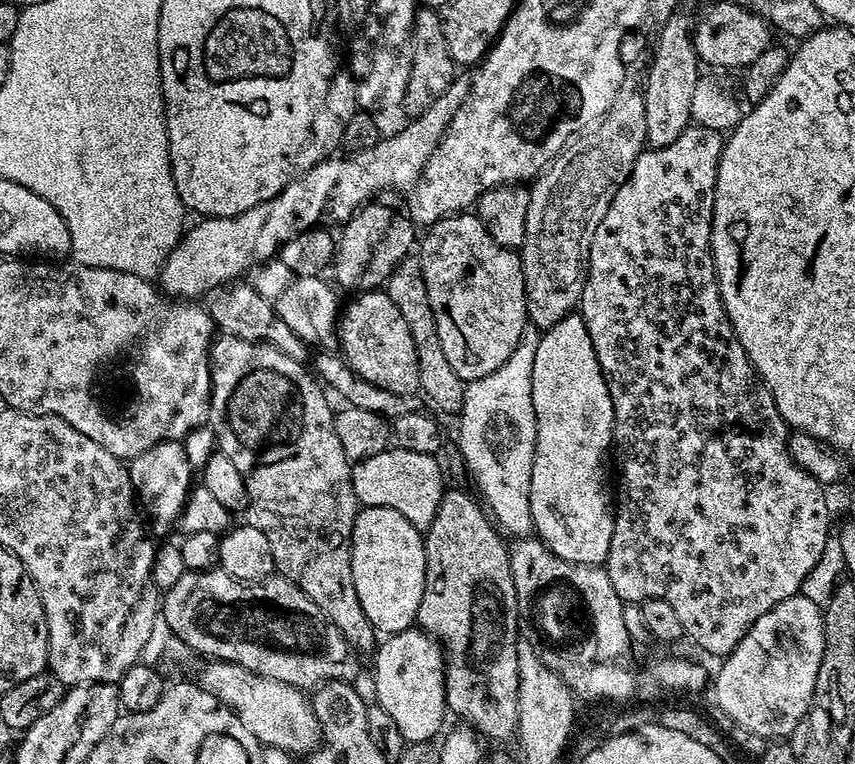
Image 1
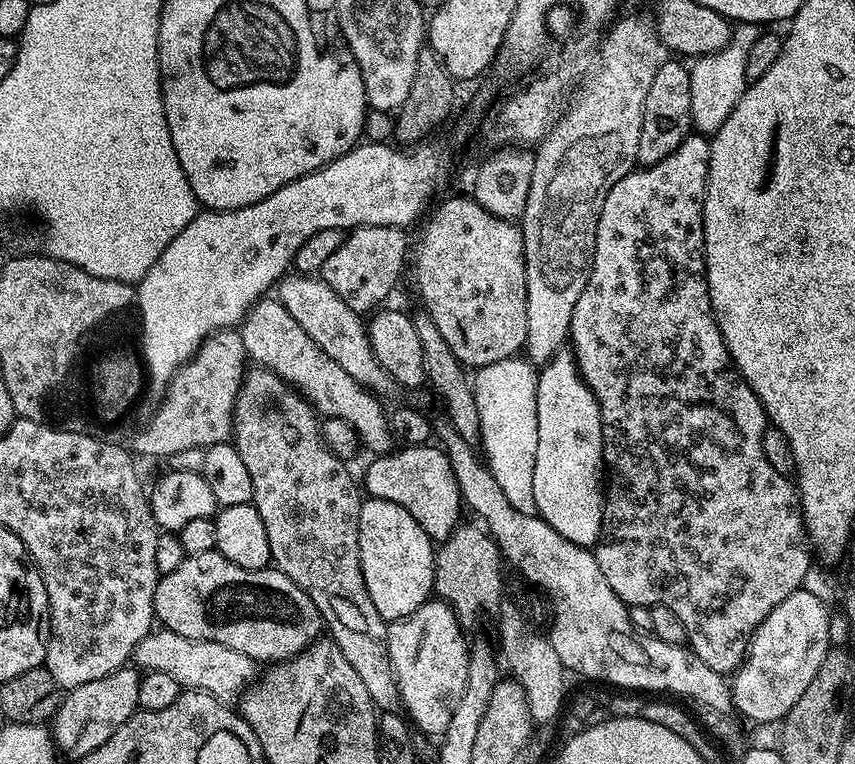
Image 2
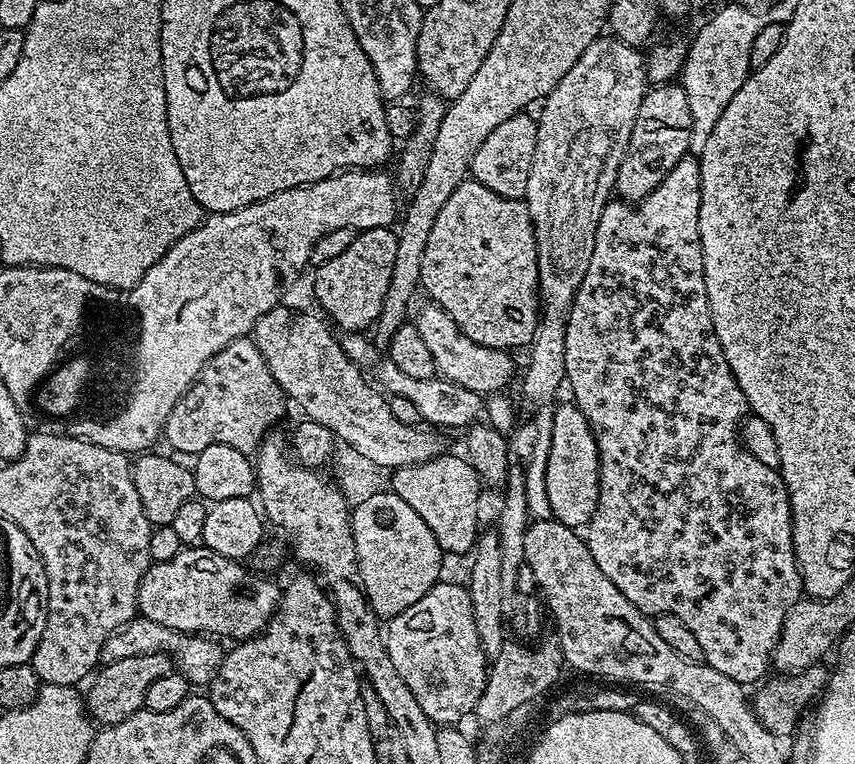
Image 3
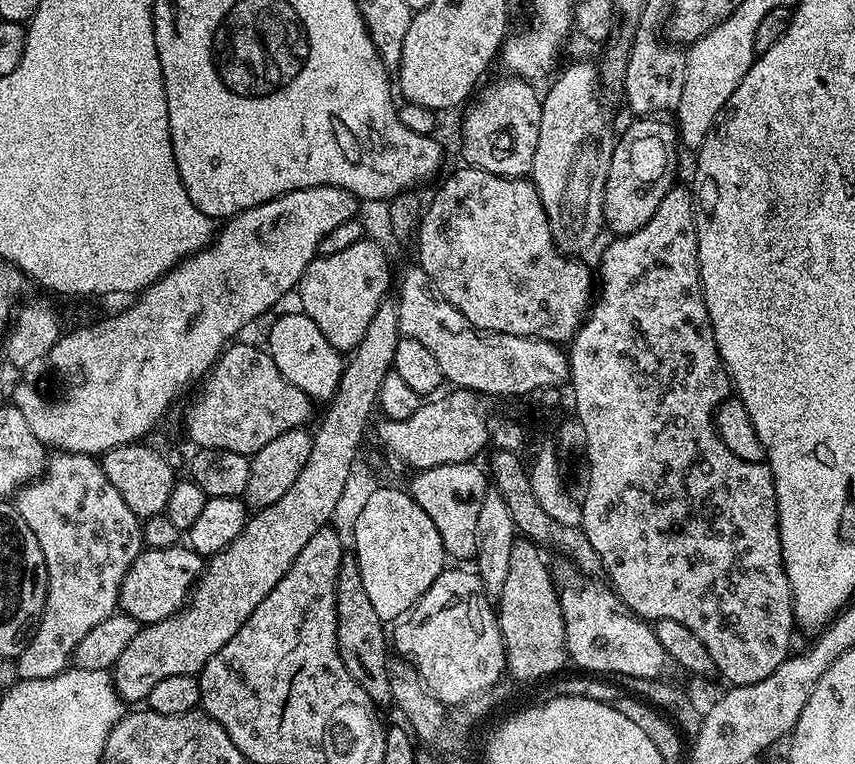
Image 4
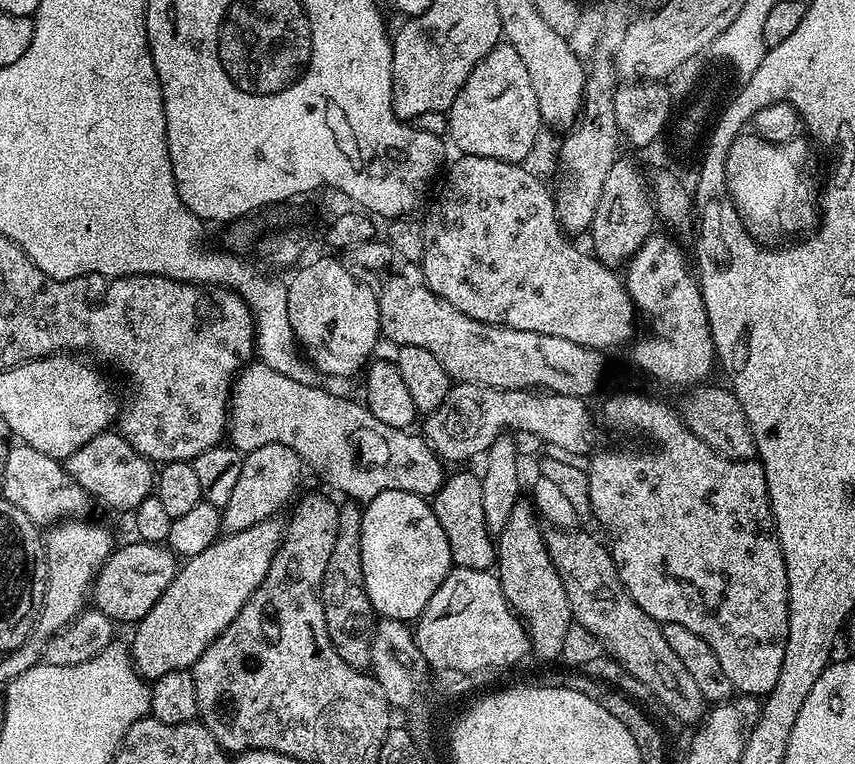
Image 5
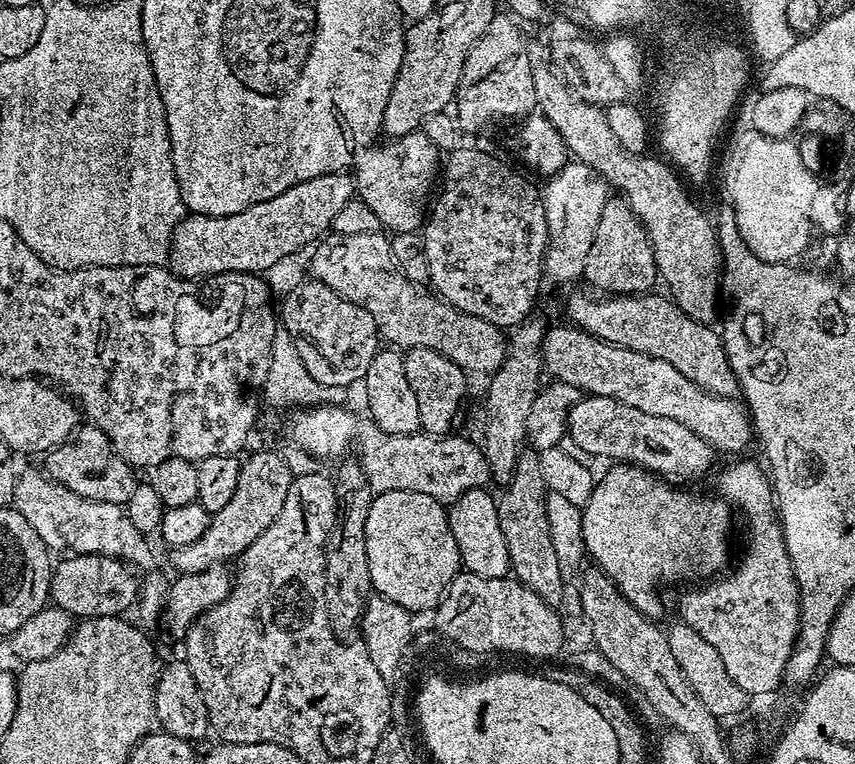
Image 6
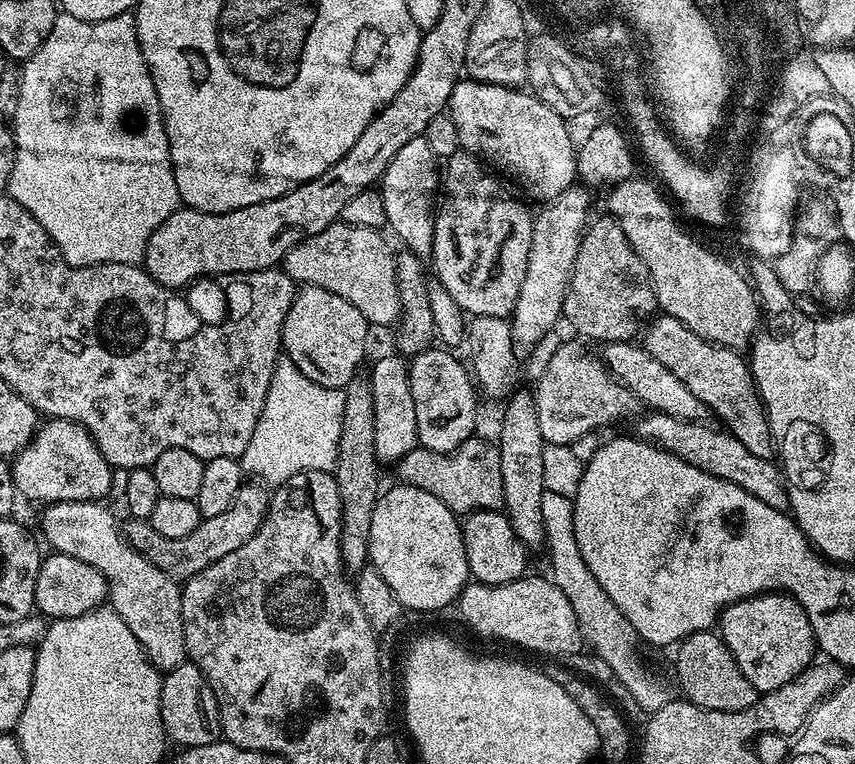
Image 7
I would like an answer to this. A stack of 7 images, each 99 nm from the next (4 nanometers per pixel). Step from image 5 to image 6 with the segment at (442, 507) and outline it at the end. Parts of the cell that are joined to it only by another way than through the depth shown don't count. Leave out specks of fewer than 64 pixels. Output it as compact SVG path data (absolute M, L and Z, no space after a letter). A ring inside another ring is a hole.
M487 487L466 490L454 503L447 505L450 534L458 546L463 571L478 574L478 578L502 578L511 573L510 550L498 522L497 497L488 493Z

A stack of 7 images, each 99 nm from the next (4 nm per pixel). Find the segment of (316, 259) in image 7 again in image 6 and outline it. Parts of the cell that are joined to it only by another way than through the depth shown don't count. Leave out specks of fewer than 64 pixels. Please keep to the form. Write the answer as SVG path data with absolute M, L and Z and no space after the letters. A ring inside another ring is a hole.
M383 231L374 234L332 232L325 235L311 252L312 257L308 260L311 279L322 282L322 286L330 286L334 294L366 309L374 318L381 341L400 350L429 348L441 352L468 374L493 374L502 366L506 336L501 328L489 320L459 312L410 283L392 261L392 242Z

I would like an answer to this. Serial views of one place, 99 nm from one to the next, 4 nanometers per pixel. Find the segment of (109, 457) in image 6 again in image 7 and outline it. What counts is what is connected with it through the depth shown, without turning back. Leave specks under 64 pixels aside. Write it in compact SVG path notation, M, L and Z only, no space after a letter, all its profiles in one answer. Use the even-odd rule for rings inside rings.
M51 418L45 419L37 427L32 441L21 452L16 453L10 467L17 493L23 499L25 496L28 500L37 500L40 506L75 500L103 501L105 499L103 496L112 488L112 475L114 475L112 465L104 457L102 450L98 450L94 438L81 424L76 424L73 420L53 420Z

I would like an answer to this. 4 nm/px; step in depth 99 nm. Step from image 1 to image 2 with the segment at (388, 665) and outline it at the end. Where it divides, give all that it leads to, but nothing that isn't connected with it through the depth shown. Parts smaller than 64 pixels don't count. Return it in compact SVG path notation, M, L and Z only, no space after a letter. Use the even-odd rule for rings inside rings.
M429 598L404 619L388 624L388 653L403 711L428 736L439 737L448 729L452 712L466 690L470 644L464 641L459 623L450 605Z

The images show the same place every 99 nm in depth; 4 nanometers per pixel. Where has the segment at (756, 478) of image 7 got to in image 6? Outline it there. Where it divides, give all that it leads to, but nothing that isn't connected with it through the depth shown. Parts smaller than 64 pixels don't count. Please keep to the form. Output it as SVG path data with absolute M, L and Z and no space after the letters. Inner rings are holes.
M585 395L577 400L568 410L566 436L581 448L579 451L585 457L601 456L607 462L637 464L661 478L677 476L680 482L688 482L684 480L694 476L704 476L717 467L716 449L710 446L710 442L702 442L694 430L671 418L661 418L659 414L645 414L638 410L638 406L618 402L618 398Z

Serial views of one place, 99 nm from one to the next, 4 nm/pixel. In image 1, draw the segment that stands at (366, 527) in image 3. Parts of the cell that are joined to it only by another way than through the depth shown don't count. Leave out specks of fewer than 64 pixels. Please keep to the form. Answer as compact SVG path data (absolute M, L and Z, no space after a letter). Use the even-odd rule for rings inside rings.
M361 507L356 513L352 531L354 586L358 590L358 598L362 602L362 608L366 610L366 616L370 618L373 628L381 633L391 634L413 627L418 606L422 602L424 579L428 570L424 542L421 529L413 526L402 514L398 514L398 510Z

